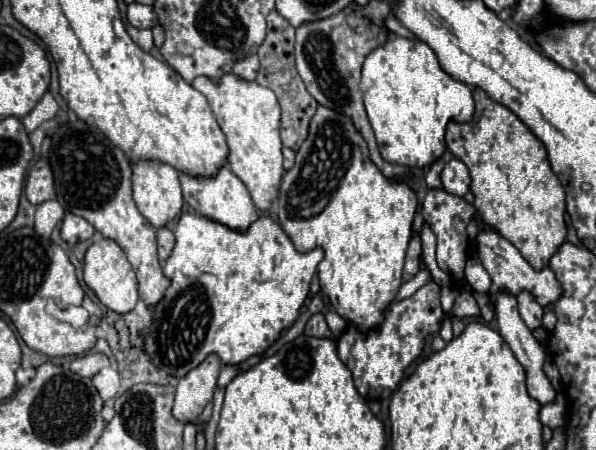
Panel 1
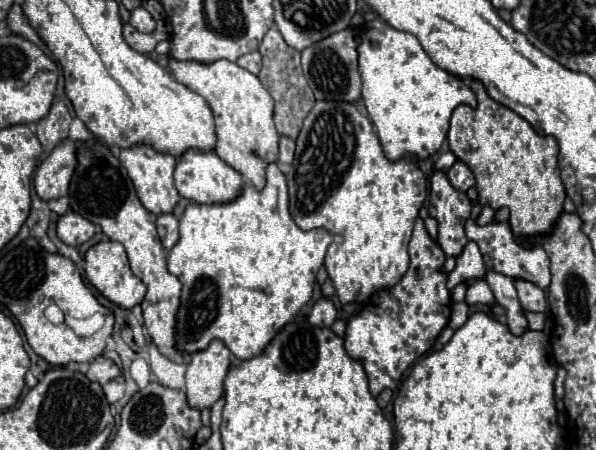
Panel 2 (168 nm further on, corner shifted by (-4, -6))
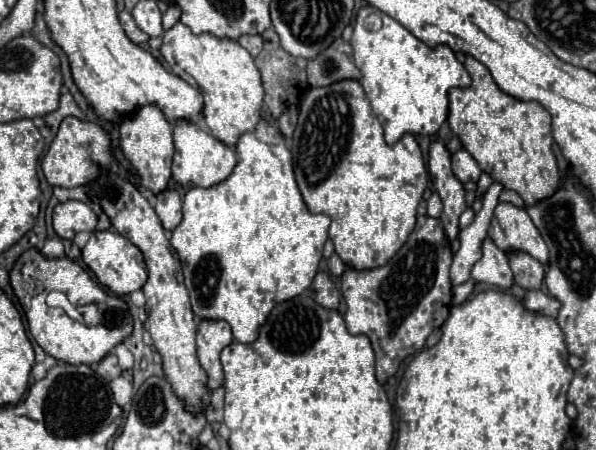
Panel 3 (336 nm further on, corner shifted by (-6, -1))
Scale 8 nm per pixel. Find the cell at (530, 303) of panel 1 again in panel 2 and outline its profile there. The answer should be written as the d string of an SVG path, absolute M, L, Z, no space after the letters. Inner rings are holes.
M515 280L515 288L517 288L519 302L525 312L545 312L547 310L545 292L541 288L525 280Z

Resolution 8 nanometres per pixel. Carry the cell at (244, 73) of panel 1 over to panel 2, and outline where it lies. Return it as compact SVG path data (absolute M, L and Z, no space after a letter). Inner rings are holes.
M249 52L249 54L241 56L241 58L237 60L237 64L239 64L241 68L249 70L251 74L257 74L259 68L261 68L261 54L259 54L259 52Z

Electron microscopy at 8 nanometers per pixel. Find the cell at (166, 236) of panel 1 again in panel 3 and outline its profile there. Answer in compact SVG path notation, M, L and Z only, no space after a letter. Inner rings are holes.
M165 189L157 195L155 213L159 215L163 227L173 231L181 223L181 197L175 189Z

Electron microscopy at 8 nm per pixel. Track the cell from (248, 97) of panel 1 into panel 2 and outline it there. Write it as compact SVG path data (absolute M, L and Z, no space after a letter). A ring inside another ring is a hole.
M169 60L169 66L173 76L181 84L201 94L211 106L217 128L215 154L231 168L235 168L245 180L255 184L255 188L263 188L263 184L267 182L267 164L277 162L279 156L279 134L275 132L273 122L275 102L271 100L267 88L263 88L255 74L239 68L235 62L229 60L217 60L213 64Z

